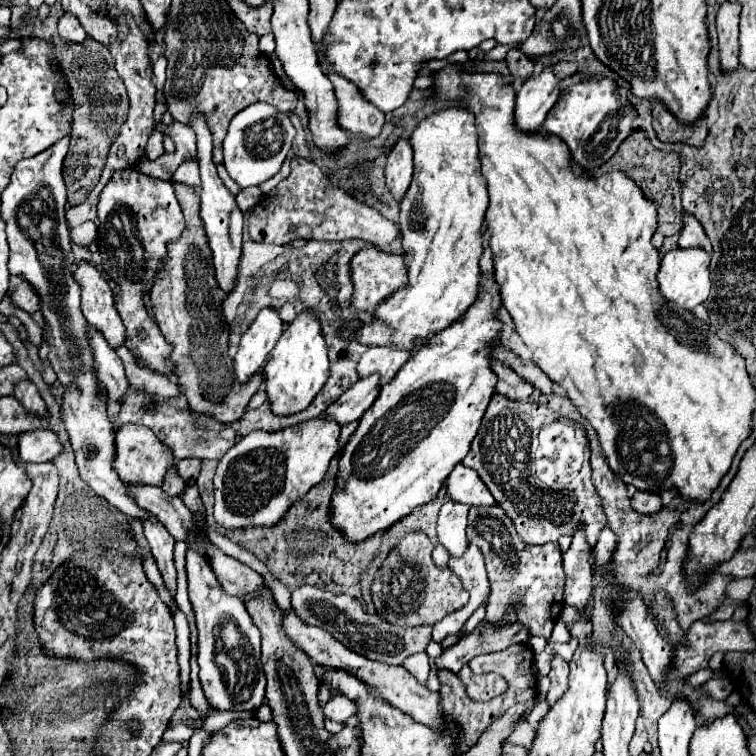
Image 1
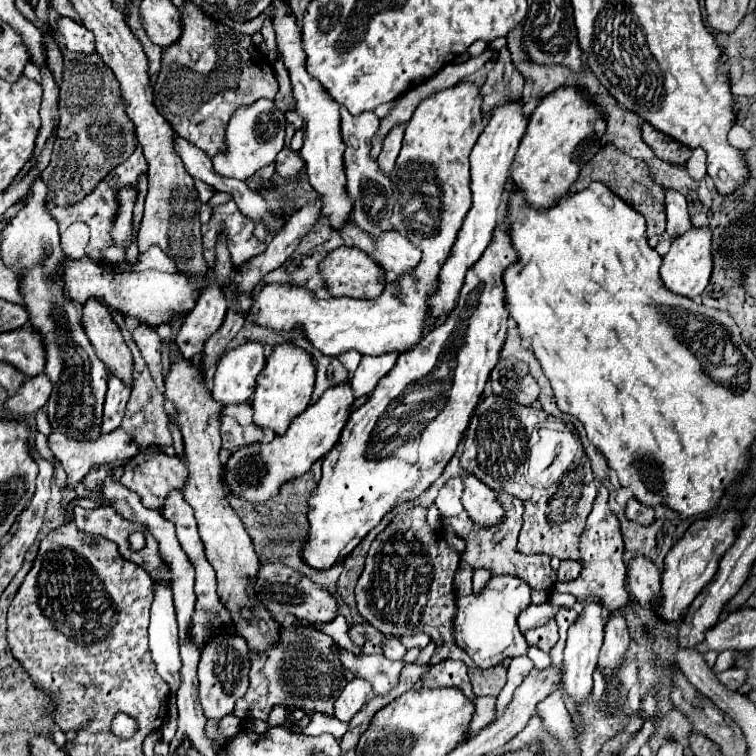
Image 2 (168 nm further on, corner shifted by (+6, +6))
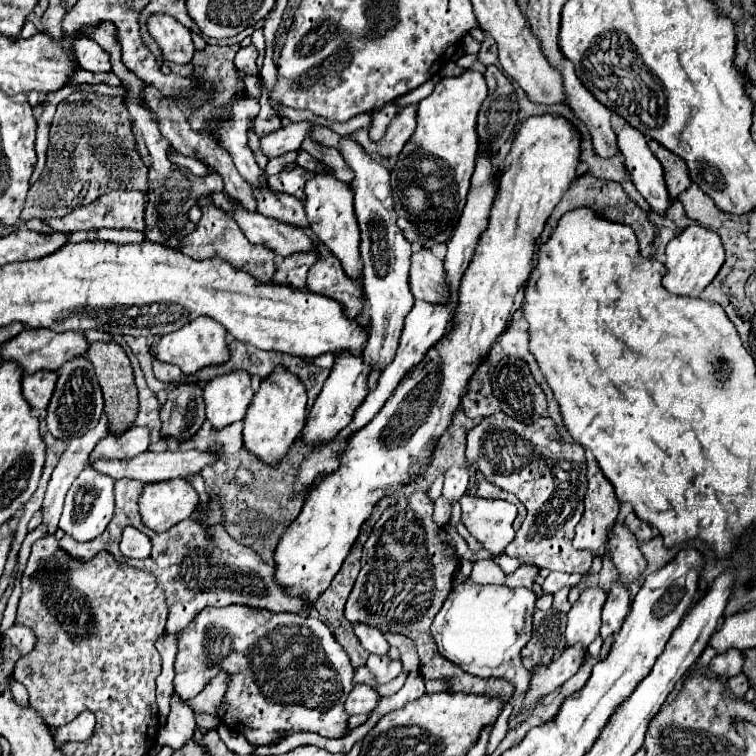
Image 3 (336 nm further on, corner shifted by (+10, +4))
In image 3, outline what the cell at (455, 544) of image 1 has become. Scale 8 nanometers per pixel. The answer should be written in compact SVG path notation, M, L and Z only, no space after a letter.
M452 466L446 474L444 474L444 490L442 490L442 496L448 500L448 502L456 502L464 496L466 488L468 488L468 482L470 482L470 474L468 474L468 468L466 466Z

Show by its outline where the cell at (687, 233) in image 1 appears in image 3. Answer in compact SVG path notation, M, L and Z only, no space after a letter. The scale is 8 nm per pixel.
M624 126L616 130L618 148L626 156L626 168L632 176L634 186L650 204L652 212L664 216L672 204L668 186L664 182L662 164L656 160L652 150L646 144L644 134L634 130L632 126Z

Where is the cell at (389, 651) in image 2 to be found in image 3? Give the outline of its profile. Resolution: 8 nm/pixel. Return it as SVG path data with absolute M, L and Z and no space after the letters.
M358 624L358 626L354 626L354 632L356 632L358 640L362 642L362 646L364 646L370 654L378 654L378 656L388 654L390 644L386 642L384 634L378 632L376 628L366 626L366 624Z

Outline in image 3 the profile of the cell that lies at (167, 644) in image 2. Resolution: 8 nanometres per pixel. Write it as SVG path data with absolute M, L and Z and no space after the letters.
M172 692L170 708L172 712L168 716L168 722L158 730L158 744L170 746L170 748L184 746L186 740L192 738L194 728L196 728L194 710L176 692Z

